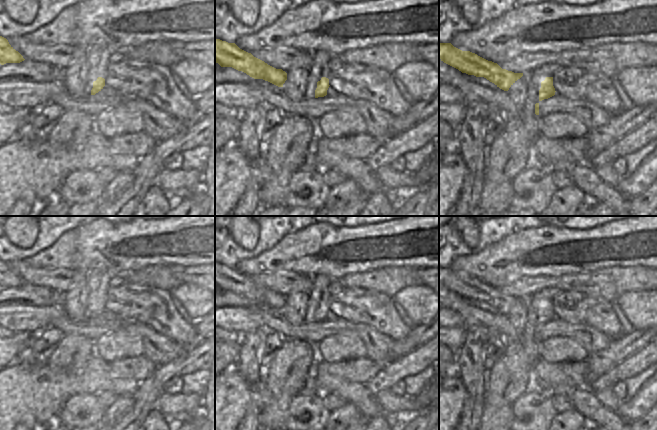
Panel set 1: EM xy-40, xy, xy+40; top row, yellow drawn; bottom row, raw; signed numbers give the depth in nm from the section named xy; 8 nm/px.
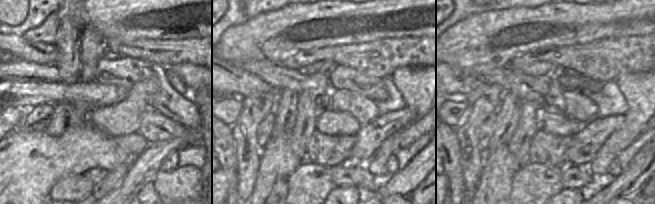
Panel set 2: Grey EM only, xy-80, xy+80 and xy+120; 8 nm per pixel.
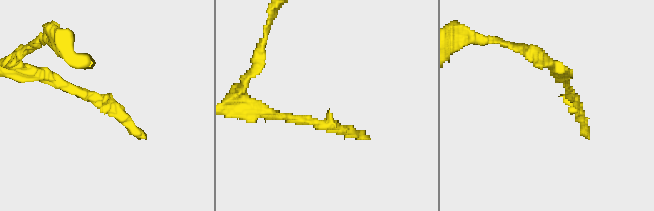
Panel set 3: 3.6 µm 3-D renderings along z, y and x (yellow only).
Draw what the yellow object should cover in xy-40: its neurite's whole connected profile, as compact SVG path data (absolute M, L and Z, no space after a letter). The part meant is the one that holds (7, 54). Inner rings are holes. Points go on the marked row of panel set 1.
M0 36L0 64L20 63L25 59L16 51L8 42L8 40Z

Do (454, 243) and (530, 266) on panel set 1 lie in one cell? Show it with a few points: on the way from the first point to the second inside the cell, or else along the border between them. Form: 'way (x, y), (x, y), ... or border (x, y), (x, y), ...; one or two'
border (500, 240), (477, 252), (460, 254), (456, 257); two

